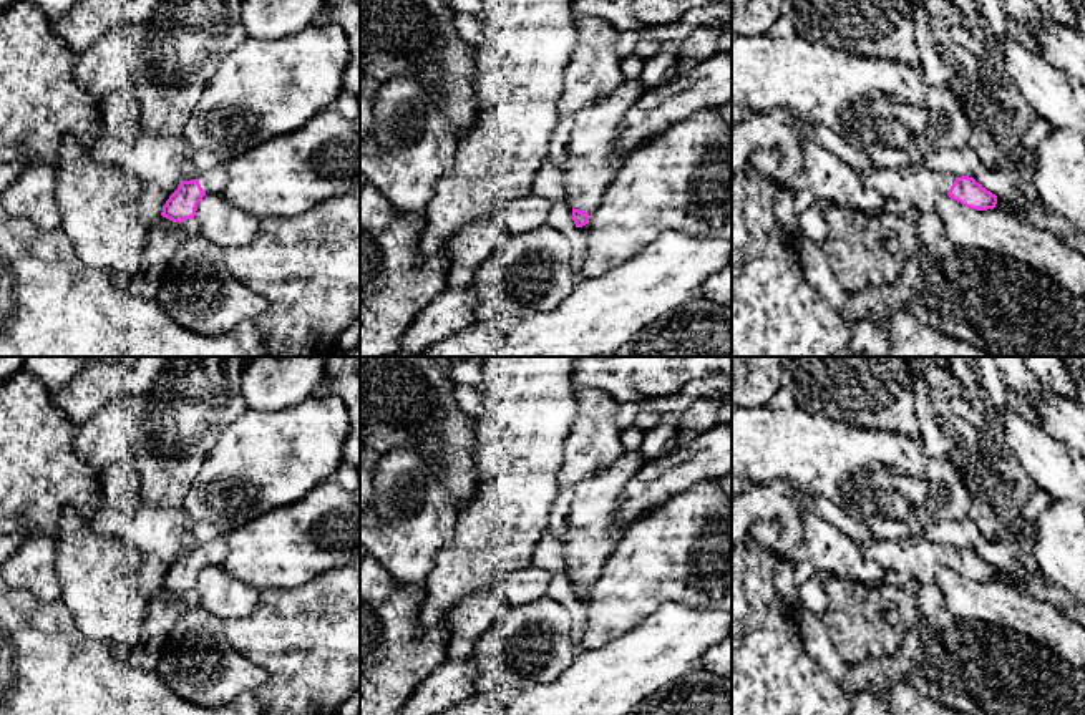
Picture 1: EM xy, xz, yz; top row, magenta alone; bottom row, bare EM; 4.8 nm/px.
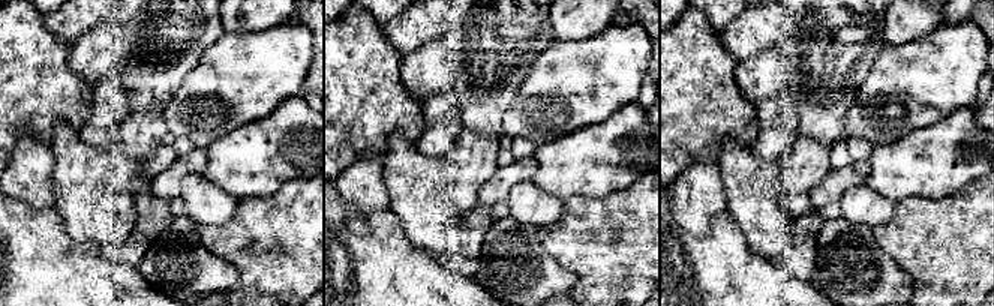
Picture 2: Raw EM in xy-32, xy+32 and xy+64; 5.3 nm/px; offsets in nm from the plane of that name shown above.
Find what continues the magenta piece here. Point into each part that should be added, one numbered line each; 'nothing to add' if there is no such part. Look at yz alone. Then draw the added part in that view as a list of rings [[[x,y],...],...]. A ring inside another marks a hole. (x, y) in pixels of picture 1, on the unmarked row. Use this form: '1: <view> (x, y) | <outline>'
1: yz (916, 558) | [[[916,534],[896,541],[876,539],[859,549],[884,571],[904,572],[917,582],[932,582],[934,566],[947,566],[956,552],[956,547],[947,542],[921,541]]]

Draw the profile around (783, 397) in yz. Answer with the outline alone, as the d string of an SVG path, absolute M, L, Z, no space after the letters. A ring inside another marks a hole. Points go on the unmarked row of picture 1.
M780 387L775 395L771 396L770 400L770 405L773 408L790 408L790 406L795 406L795 396L793 396L793 392L786 387Z

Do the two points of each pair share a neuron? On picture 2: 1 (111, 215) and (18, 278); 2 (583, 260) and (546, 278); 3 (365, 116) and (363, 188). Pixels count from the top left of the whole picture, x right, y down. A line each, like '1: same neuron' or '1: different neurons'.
1: different neurons
2: different neurons
3: different neurons

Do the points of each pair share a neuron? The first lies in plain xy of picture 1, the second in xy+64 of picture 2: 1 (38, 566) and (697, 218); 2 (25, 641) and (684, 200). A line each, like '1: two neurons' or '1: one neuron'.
1: one neuron
2: two neurons

